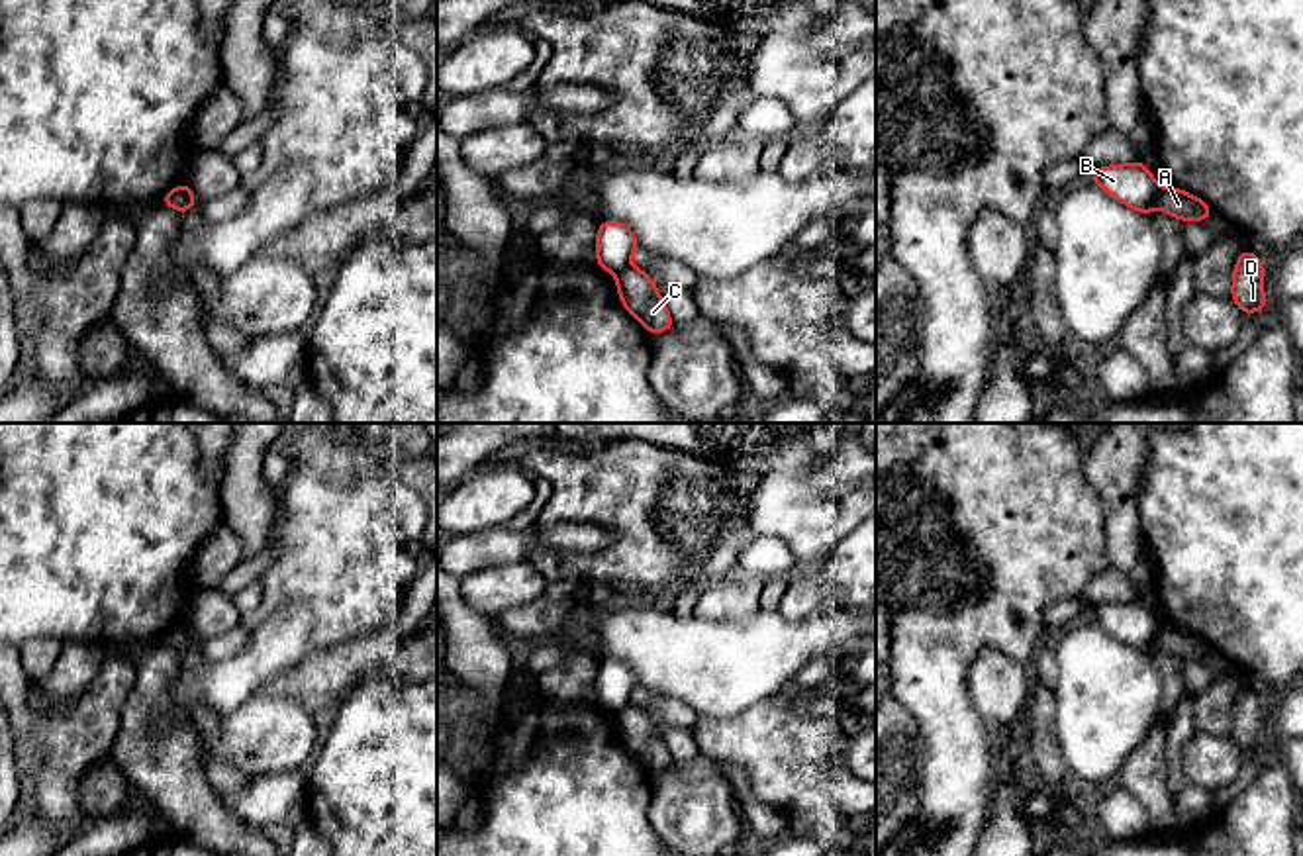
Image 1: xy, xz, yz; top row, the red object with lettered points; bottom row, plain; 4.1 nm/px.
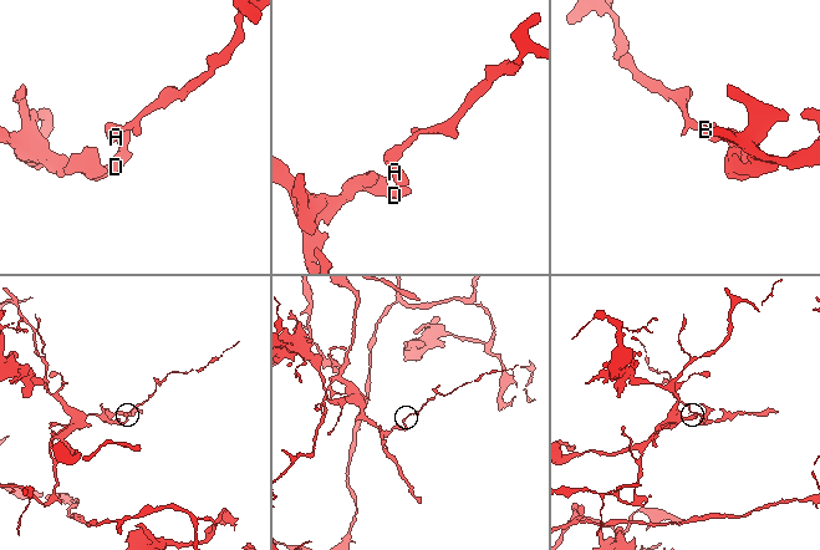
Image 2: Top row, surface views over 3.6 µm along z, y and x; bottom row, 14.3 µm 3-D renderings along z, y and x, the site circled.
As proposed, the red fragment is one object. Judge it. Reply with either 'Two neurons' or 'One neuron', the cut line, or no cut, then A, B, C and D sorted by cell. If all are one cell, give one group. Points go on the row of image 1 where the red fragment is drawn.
Two neurons. Split along yz (1160, 189), (1157, 206). Groups: A C D / B

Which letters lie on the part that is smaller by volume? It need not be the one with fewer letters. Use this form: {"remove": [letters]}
{"remove": ["B"]}

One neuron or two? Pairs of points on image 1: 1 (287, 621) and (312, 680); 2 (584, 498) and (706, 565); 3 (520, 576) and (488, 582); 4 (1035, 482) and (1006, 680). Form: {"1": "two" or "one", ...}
{"1": "two", "2": "one", "3": "one", "4": "two"}

